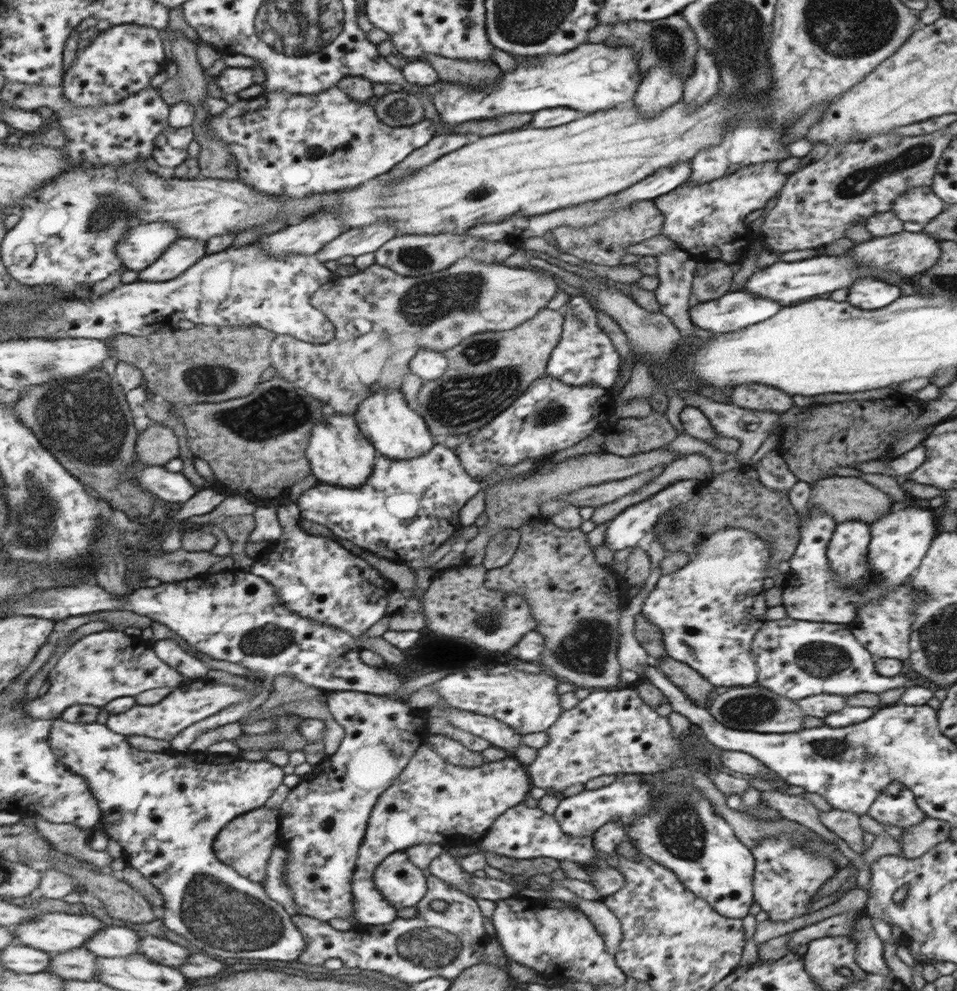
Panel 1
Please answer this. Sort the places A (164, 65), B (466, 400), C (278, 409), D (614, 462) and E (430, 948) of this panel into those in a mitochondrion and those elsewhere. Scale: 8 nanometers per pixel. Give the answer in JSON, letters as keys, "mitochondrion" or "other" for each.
{"A":"other","B":"mitochondrion","C":"mitochondrion","D":"other","E":"mitochondrion"}

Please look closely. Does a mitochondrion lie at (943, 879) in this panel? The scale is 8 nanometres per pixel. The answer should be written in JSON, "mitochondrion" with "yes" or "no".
{"mitochondrion":"no"}

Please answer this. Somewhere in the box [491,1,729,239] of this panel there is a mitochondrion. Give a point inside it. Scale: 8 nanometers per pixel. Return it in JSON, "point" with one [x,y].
{"point":[666,43]}

